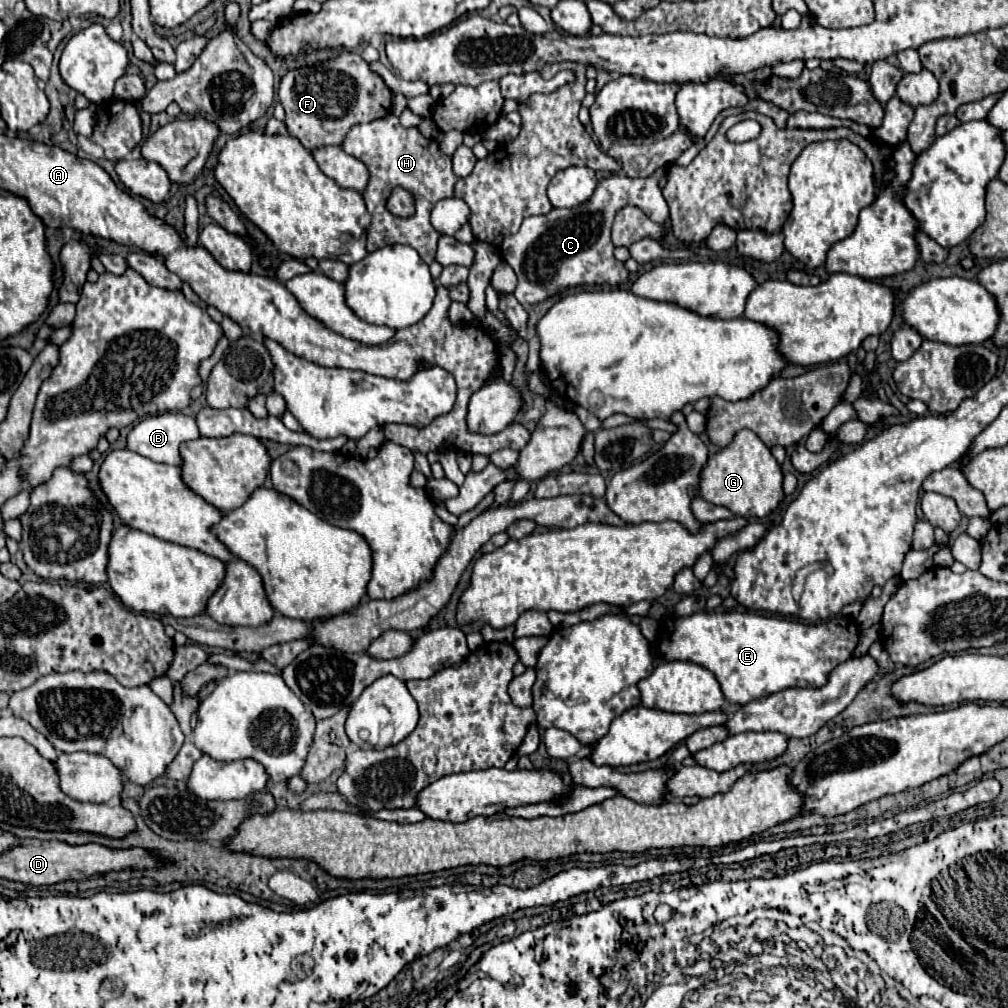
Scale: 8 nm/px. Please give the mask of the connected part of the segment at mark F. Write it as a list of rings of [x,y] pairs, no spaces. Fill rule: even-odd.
[[[343,51],[327,61],[289,69],[279,85],[279,101],[287,113],[285,125],[289,135],[297,137],[309,151],[321,145],[341,145],[353,125],[389,115],[391,99],[393,93],[357,51]]]

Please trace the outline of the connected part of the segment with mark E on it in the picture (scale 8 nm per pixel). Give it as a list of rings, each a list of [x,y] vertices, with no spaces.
[[[703,611],[703,613],[695,613],[695,615],[689,615],[689,617],[673,617],[673,619],[665,619],[661,623],[661,629],[659,629],[659,653],[661,657],[665,655],[667,661],[691,661],[691,663],[697,663],[697,665],[703,665],[705,669],[709,669],[719,685],[721,685],[721,691],[725,695],[725,699],[729,703],[739,703],[739,705],[747,705],[755,699],[761,699],[761,697],[769,697],[781,689],[789,689],[789,687],[823,687],[827,681],[829,681],[829,673],[841,665],[843,661],[851,659],[853,657],[853,651],[859,643],[859,625],[857,621],[853,619],[847,619],[847,617],[835,617],[831,619],[829,623],[825,625],[803,625],[799,621],[789,621],[789,619],[779,619],[779,617],[761,617],[757,613],[737,613],[737,611],[731,611],[731,613],[711,613],[711,611]]]

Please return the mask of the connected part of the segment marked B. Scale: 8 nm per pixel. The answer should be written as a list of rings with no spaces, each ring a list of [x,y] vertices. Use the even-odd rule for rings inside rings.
[[[163,413],[147,417],[135,425],[127,437],[127,449],[157,463],[181,465],[181,443],[199,437],[201,435],[193,417],[185,413]]]

